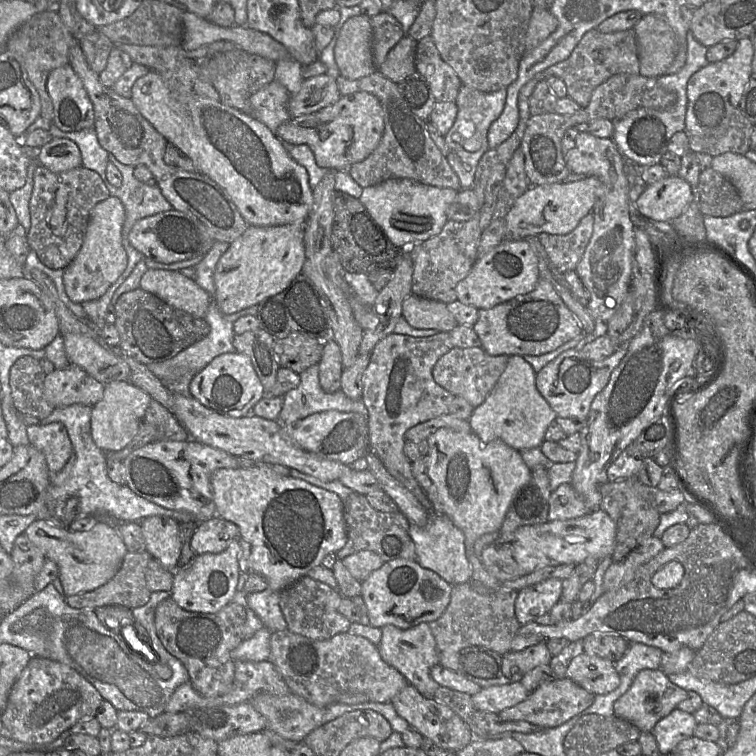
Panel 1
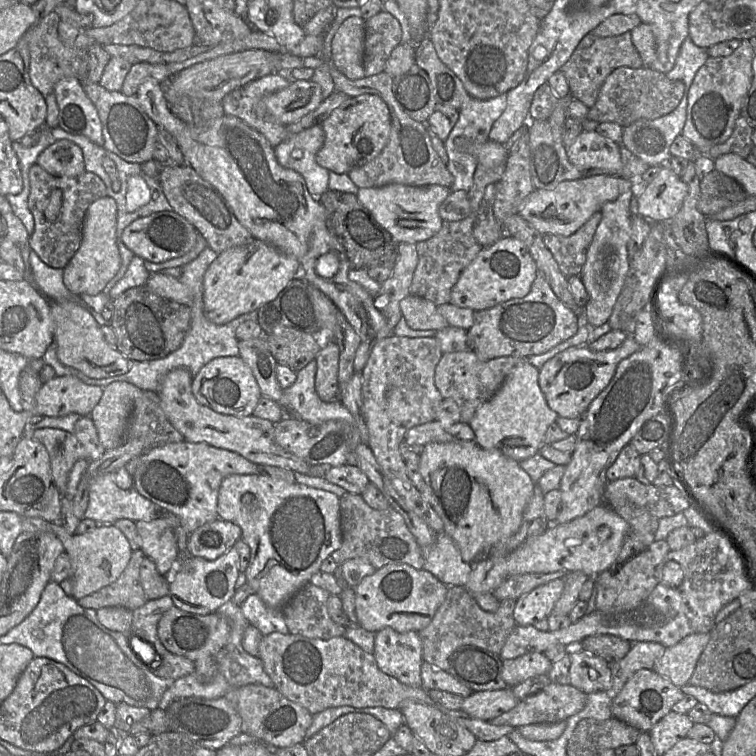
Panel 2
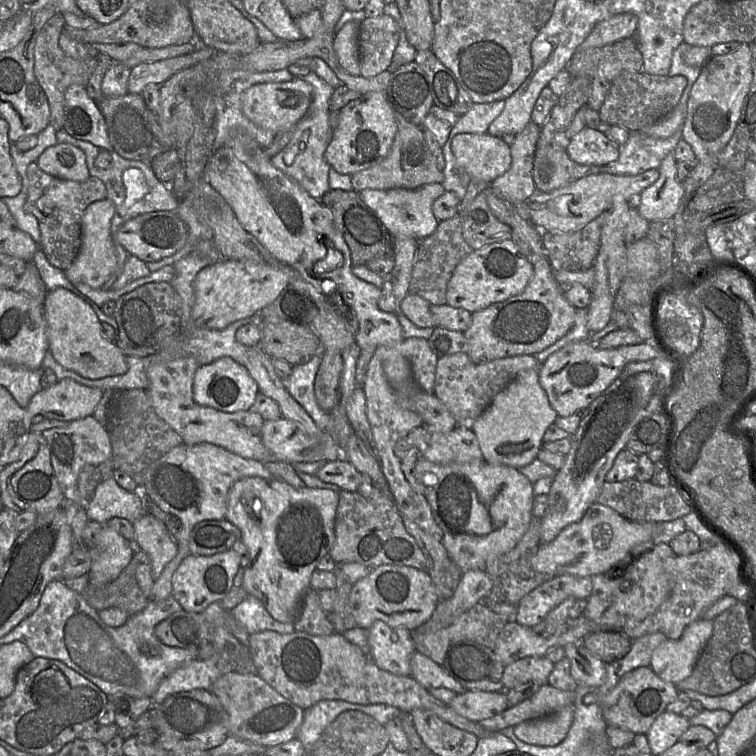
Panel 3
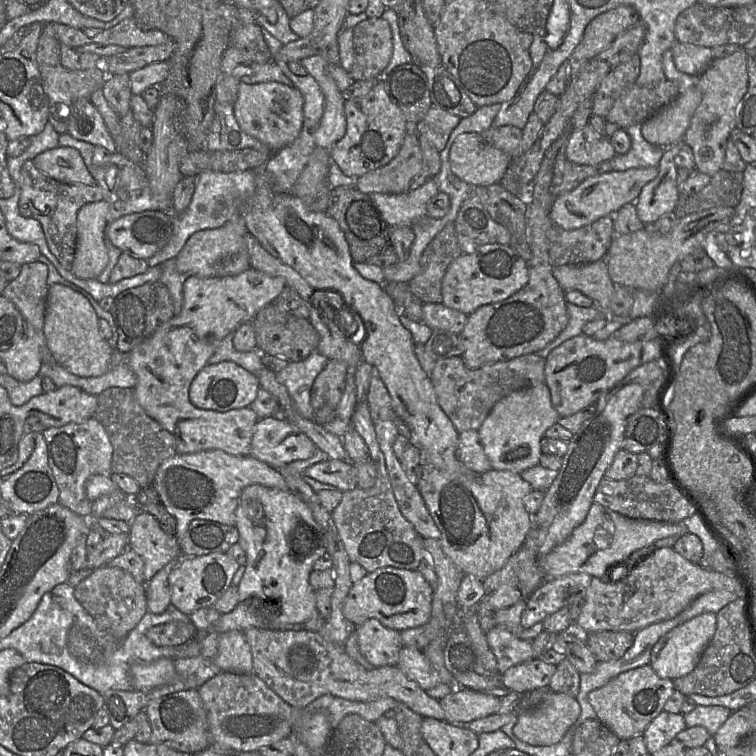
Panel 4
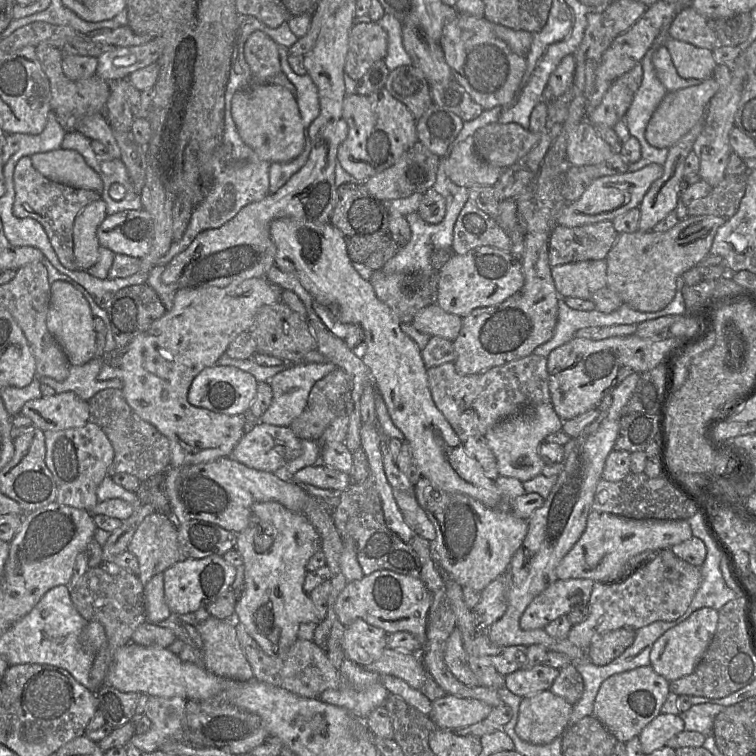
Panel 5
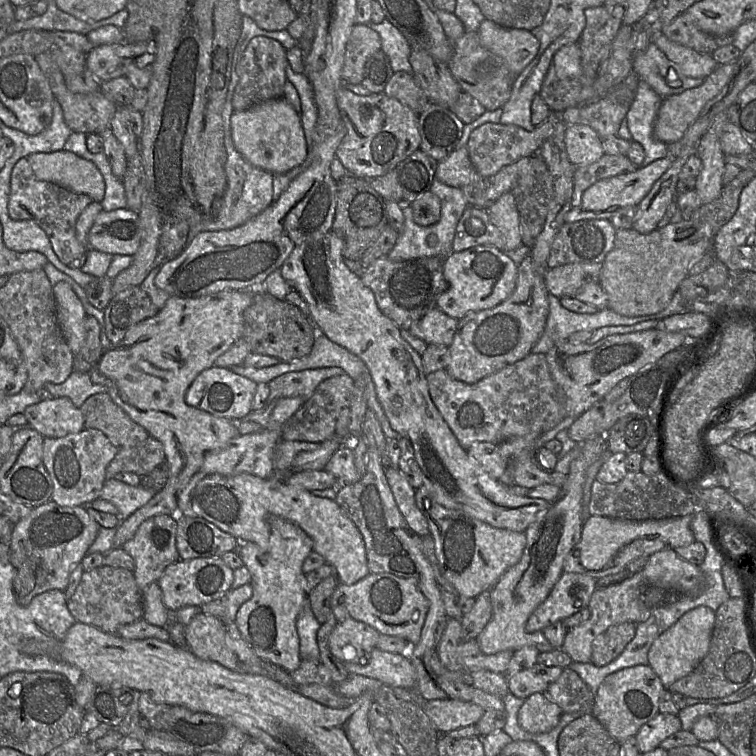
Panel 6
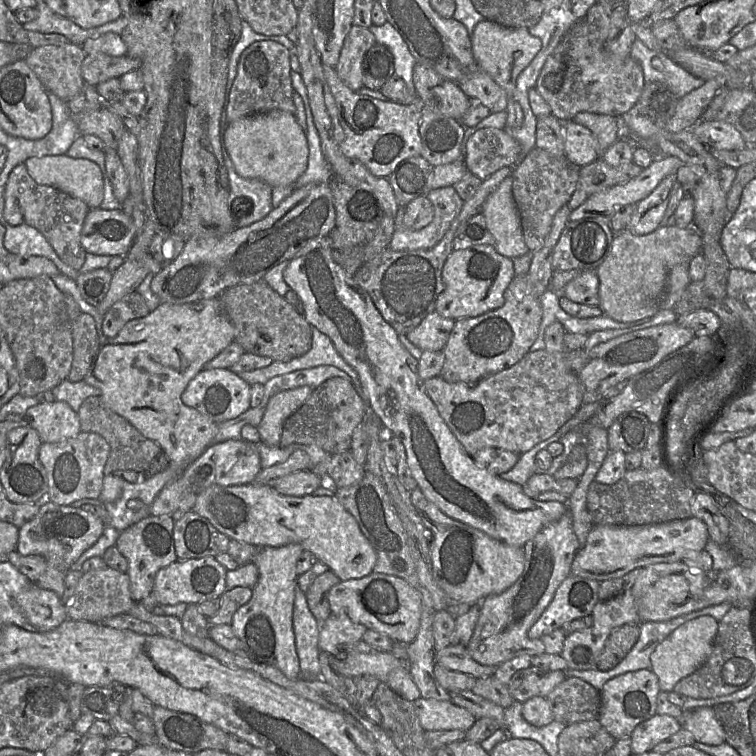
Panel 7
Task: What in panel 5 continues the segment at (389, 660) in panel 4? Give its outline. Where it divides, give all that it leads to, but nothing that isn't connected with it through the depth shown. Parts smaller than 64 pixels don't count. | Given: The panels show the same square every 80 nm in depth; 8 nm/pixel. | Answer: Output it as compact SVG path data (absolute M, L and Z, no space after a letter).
M356 619L345 628L345 657L361 666L371 664L378 660L387 648L387 636L383 629L370 625L363 619Z

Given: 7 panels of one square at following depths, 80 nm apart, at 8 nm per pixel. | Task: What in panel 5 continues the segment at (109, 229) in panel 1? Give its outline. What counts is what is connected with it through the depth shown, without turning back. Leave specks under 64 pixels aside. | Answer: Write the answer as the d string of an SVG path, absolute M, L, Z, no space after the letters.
M100 199L83 208L74 221L74 255L79 270L87 271L99 258L97 229L106 218L106 203Z

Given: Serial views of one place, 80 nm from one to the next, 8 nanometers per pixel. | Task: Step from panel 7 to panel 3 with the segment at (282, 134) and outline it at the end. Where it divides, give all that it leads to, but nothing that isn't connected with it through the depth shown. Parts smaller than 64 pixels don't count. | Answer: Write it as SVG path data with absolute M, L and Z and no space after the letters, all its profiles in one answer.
M300 78L287 82L259 83L246 89L241 97L243 114L257 126L278 133L296 126L306 115L313 99L313 87Z

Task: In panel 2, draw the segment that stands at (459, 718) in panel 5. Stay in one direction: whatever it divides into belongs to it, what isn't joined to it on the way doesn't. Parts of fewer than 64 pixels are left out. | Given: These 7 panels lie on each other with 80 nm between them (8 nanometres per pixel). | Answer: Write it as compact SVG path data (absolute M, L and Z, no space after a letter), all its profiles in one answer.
M511 687L499 690L474 691L464 698L461 710L481 719L491 720L518 704Z

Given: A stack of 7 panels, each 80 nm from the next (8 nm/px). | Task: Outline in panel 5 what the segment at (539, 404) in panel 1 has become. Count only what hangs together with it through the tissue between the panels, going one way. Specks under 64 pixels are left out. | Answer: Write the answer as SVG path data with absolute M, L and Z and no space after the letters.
M547 403L526 408L492 426L486 432L485 439L496 457L499 474L521 482L542 474L545 464L539 455L539 446L550 433L561 431L563 422L552 404Z

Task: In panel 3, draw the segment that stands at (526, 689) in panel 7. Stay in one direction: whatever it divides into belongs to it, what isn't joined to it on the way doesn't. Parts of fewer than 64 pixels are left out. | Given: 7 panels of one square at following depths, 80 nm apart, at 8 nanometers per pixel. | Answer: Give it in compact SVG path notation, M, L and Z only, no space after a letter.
M530 656L504 666L503 684L506 689L525 683L548 683L554 663L545 656Z

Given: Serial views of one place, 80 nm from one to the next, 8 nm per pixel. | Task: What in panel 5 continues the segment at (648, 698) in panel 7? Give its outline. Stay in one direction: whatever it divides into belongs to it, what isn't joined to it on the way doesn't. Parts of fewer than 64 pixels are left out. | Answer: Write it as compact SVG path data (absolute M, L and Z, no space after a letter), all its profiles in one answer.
M651 665L614 674L600 686L593 705L595 716L619 742L638 737L643 728L661 712L670 682L658 675Z

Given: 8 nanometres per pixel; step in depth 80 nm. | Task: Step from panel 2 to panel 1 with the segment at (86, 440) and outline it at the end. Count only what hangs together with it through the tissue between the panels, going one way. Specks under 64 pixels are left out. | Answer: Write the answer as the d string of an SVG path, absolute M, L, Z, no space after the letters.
M60 422L30 425L27 436L29 444L44 454L50 475L60 472L73 454L67 429Z

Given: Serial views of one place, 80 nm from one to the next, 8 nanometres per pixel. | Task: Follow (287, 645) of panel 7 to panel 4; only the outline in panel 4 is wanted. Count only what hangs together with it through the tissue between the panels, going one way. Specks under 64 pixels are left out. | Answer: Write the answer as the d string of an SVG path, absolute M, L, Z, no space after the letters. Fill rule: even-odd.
M252 484L252 485L245 487L242 490L242 493L241 493L241 496L239 499L239 504L237 506L235 515L236 515L235 526L239 532L238 543L243 548L243 550L245 551L246 556L247 556L247 561L245 564L245 566L246 566L245 573L242 576L240 583L237 585L238 591L239 591L239 599L242 603L246 599L256 597L264 602L264 606L261 606L261 607L258 607L257 605L255 605L255 603L250 603L250 606L253 609L260 612L264 617L264 626L265 627L261 627L261 628L286 631L287 629L292 627L292 625L303 624L307 620L311 619L313 616L317 616L319 614L319 611L317 610L317 607L316 607L315 590L313 589L313 587L311 586L311 584L309 582L309 575L310 575L311 571L314 570L313 565L314 565L315 561L326 552L326 546L325 546L325 538L324 538L323 531L322 531L320 525L313 518L309 507L300 498L298 498L295 494L293 494L289 490L270 488L270 487L261 485L261 484ZM253 496L258 497L257 501L261 503L262 507L260 508L258 506L253 506L253 509L251 511L252 506L250 506L248 509L246 509L246 501L250 497L253 497ZM256 525L258 527L261 526L263 528L262 534L258 534L256 532L256 529L255 529Z

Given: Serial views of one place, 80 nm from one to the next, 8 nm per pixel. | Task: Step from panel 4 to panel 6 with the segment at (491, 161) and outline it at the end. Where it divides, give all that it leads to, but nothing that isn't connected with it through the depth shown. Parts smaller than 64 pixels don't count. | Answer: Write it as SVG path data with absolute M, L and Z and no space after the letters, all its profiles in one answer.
M456 147L443 161L438 162L435 178L442 183L462 189L478 178L483 178L472 165L467 147Z

